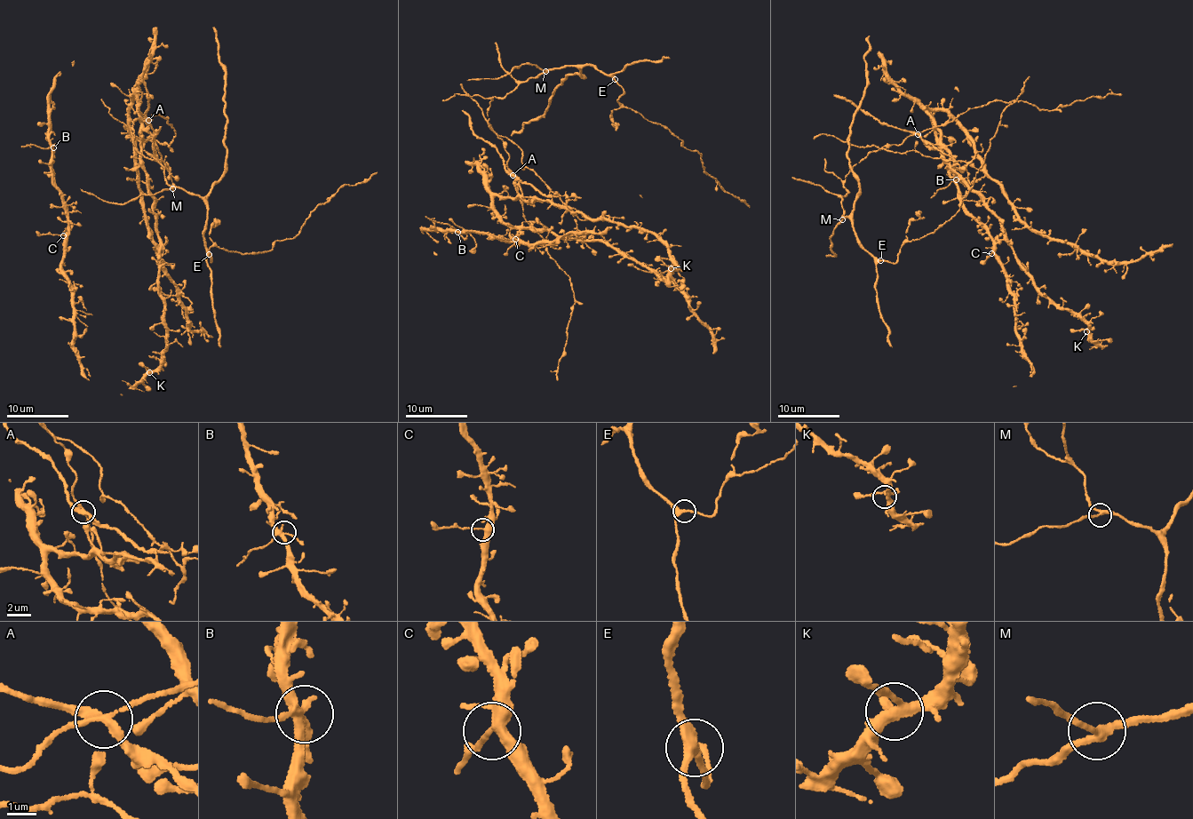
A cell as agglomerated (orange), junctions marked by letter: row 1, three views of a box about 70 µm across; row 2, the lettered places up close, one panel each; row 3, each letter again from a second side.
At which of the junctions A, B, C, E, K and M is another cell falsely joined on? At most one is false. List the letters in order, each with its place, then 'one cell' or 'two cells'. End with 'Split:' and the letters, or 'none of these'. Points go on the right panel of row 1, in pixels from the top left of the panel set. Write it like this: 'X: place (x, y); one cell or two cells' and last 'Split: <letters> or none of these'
A: place (918, 134); two cells
B: place (956, 179); one cell
C: place (991, 253); one cell
E: place (880, 260); one cell
K: place (1086, 331); one cell
M: place (842, 219); one cell
Split: A

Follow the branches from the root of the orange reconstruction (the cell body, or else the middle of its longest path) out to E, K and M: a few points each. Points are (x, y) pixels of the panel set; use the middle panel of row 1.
E: (504, 142), (488, 123), (487, 113), (494, 97), (503, 98), (520, 83), (560, 66), (593, 64), (615, 79)
K: (504, 142), (518, 194), (596, 219), (608, 218), (640, 226), (668, 248), (675, 267), (671, 268)
M: (504, 142), (488, 123), (487, 113), (491, 100), (494, 97), (503, 98), (520, 83), (545, 71)

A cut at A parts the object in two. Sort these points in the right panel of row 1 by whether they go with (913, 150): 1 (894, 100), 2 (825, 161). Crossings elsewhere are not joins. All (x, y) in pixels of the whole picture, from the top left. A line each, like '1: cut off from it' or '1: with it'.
1: cut off from it
2: cut off from it

